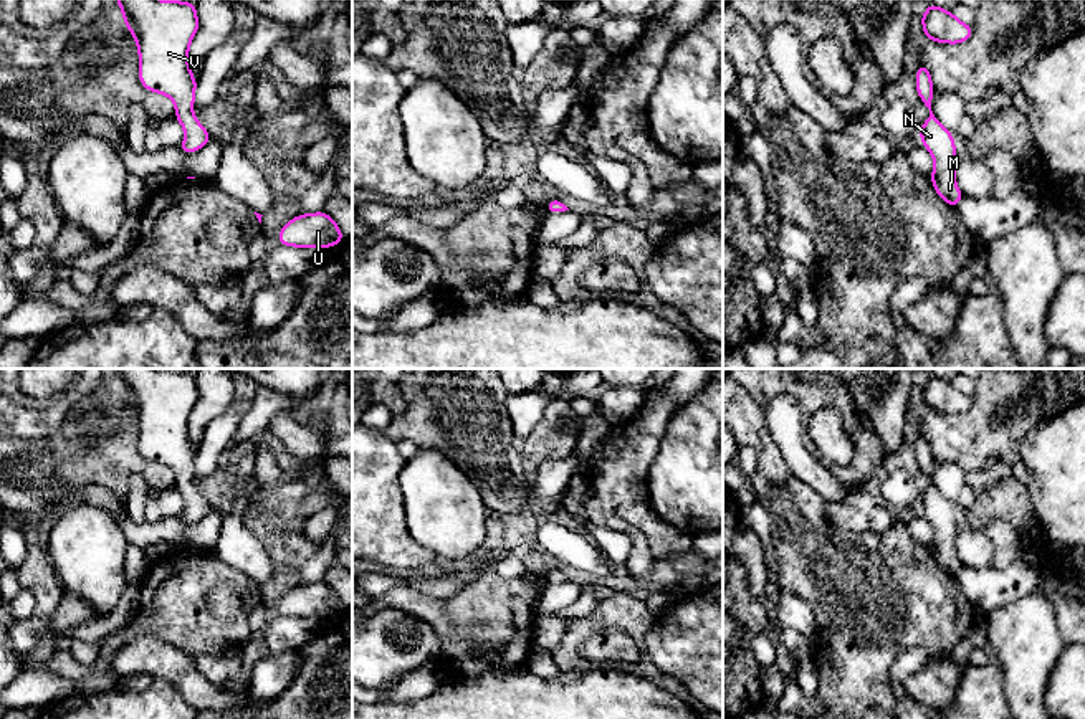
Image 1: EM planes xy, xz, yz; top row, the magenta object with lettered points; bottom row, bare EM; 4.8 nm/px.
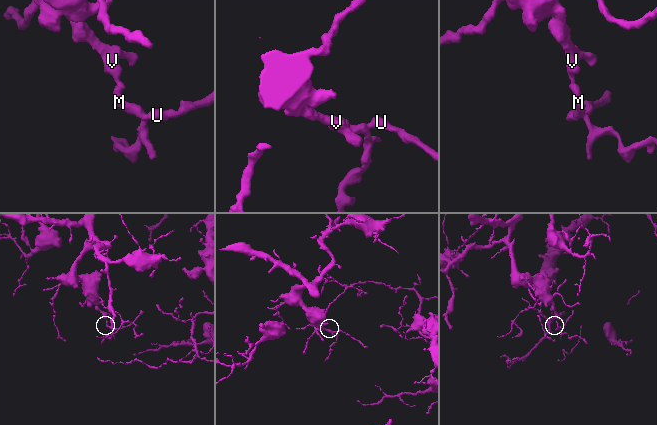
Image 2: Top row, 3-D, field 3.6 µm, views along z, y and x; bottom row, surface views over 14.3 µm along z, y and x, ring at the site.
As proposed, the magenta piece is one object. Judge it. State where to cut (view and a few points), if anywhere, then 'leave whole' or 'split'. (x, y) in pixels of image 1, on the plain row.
no cut | leave whole

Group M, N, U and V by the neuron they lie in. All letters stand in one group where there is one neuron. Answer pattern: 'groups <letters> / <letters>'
groups M N U V

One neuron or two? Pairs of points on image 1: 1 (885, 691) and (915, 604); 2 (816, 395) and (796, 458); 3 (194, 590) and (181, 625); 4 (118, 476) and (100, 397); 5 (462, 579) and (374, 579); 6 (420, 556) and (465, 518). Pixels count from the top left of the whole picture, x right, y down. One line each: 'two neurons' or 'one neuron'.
1: one neuron
2: two neurons
3: one neuron
4: one neuron
5: one neuron
6: two neurons

